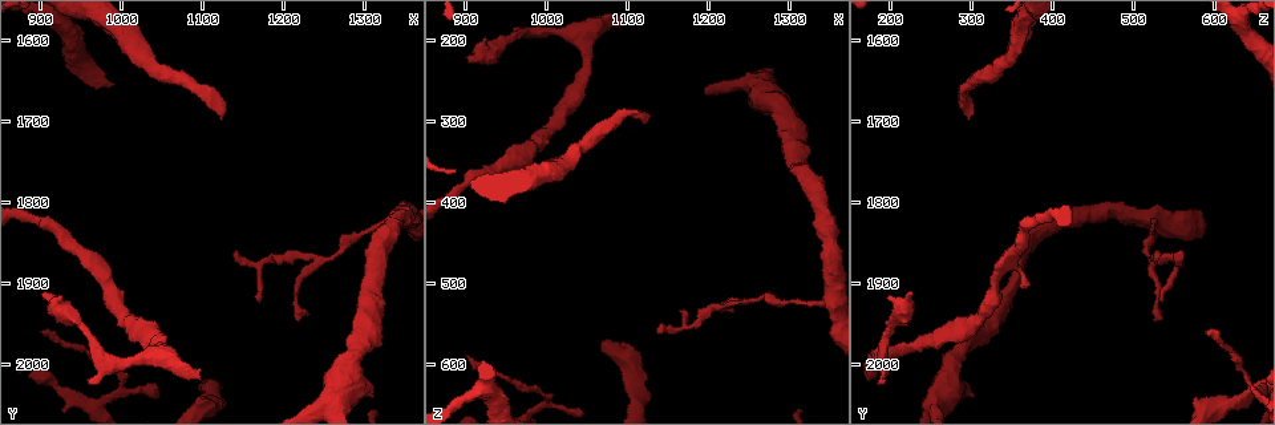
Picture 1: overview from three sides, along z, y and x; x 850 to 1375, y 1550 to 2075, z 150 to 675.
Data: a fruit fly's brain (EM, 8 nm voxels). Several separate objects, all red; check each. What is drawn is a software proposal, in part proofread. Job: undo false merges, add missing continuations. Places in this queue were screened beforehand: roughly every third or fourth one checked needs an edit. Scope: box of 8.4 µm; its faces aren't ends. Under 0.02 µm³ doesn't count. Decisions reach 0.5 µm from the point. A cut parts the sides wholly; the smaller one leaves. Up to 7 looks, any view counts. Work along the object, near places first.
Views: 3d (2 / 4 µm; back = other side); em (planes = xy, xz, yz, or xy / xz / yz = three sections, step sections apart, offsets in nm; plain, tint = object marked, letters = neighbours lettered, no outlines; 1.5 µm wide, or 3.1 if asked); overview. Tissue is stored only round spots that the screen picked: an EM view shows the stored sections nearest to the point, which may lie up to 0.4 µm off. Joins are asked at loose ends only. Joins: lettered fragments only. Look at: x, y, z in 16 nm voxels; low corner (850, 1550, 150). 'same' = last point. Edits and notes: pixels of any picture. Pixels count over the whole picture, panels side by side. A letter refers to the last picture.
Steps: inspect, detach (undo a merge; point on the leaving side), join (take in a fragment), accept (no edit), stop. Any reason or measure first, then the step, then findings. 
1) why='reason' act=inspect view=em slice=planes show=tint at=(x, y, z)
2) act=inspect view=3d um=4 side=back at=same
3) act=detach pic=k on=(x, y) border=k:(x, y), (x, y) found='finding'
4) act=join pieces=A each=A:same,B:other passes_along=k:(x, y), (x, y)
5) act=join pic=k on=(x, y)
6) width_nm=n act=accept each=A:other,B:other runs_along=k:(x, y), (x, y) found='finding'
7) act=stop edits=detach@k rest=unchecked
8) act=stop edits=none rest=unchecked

why='branch stops here' act=inspect view=3d um=4 at=(905, 1915, 215)

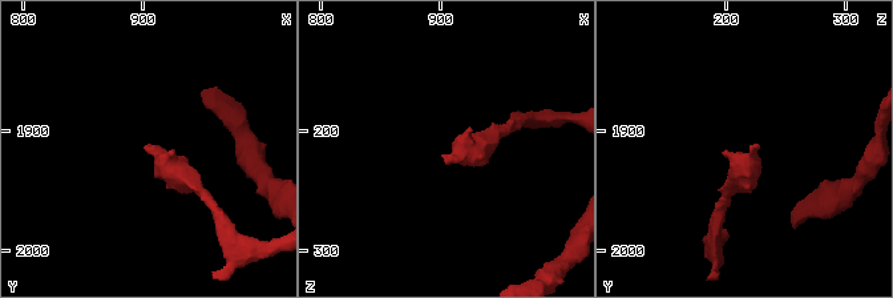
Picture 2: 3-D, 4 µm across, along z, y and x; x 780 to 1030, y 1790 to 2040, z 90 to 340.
act=inspect view=em slice=xz step=4 show=tint at=(900, 1916, 222)

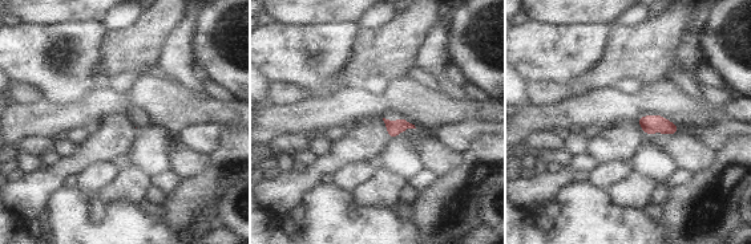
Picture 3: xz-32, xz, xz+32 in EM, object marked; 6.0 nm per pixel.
act=inspect view=em slice=planes show=letters at=same

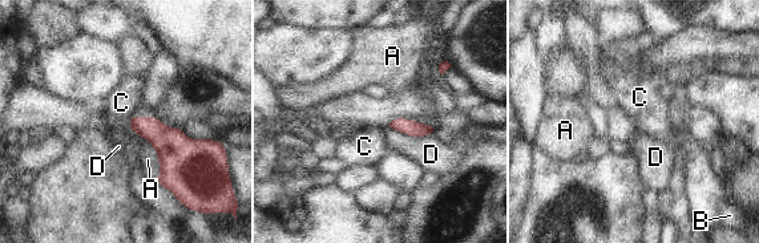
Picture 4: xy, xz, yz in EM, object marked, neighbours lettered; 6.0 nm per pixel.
act=accept each=A:other,B:other,C:other,D:other border=4:(133, 114), (129, 125) found='no lettered fragment goes on from it'

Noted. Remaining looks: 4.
why='an open end' act=inspect view=em slice=planes show=tint at=(1120, 1700, 295)

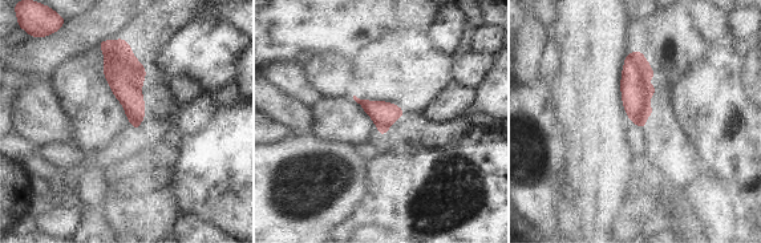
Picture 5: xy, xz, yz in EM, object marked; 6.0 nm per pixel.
act=inspect view=em slice=planes show=letters at=same

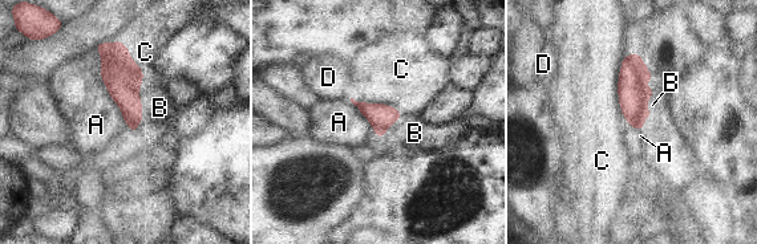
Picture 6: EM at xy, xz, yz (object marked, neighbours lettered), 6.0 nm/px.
longest_contact=A:550nm act=join pieces=B each=A:other,B:same,C:other,D:other found='the neuron continues'

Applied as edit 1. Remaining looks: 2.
act=stop edits=join@6 rest=unchecked

